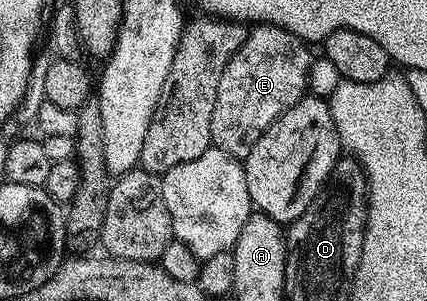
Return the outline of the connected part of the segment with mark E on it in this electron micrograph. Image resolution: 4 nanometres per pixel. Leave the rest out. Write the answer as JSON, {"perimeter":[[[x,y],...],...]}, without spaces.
{"perimeter":[[[270,25],[252,26],[241,49],[233,53],[229,65],[225,65],[225,73],[221,73],[221,85],[217,85],[217,101],[213,105],[212,144],[235,159],[246,159],[253,145],[257,145],[259,138],[267,132],[269,125],[273,125],[273,121],[278,115],[285,113],[285,109],[297,105],[297,101],[308,90],[307,74],[311,71],[313,62],[311,51],[308,44],[285,29]]]}

